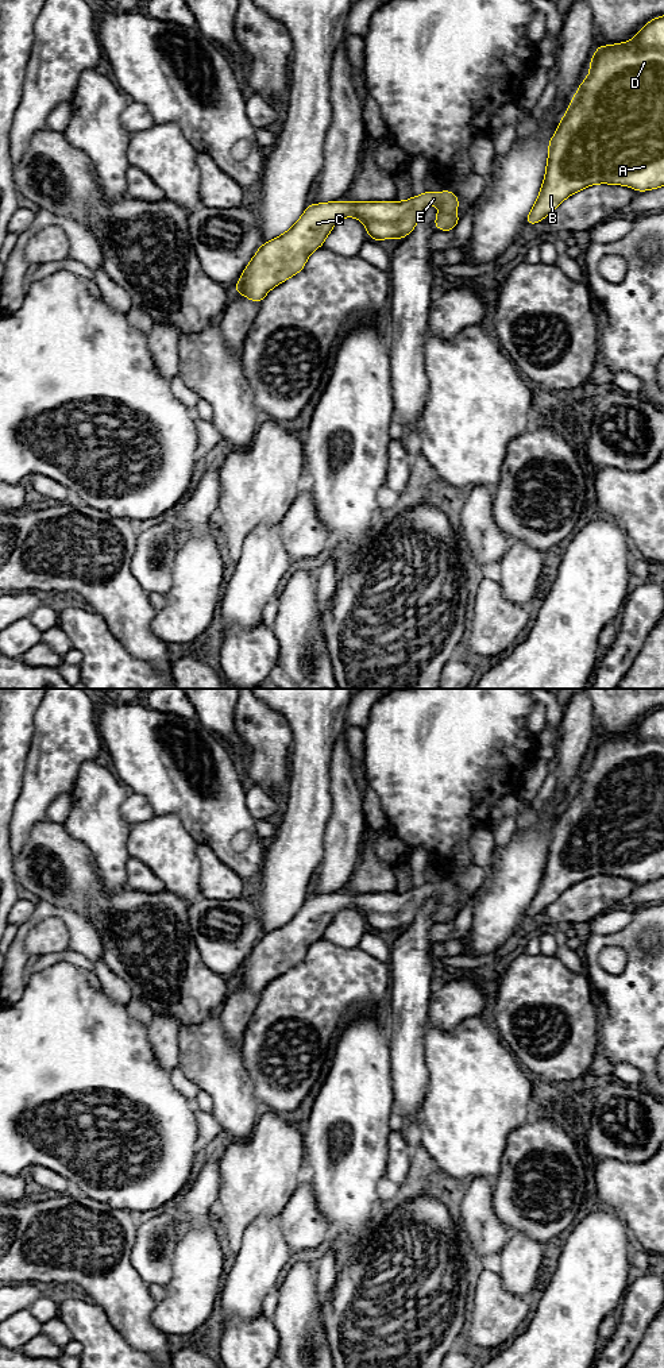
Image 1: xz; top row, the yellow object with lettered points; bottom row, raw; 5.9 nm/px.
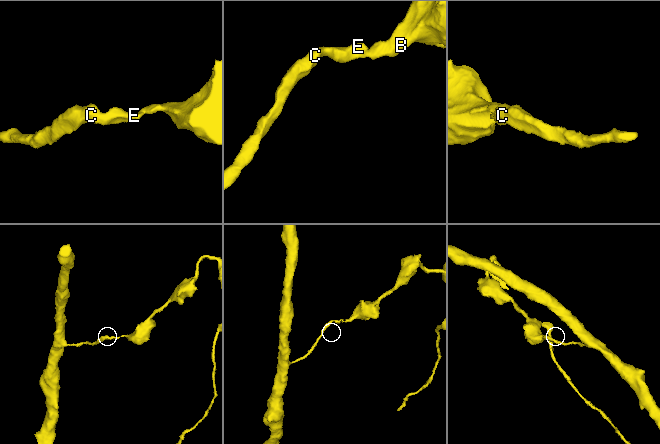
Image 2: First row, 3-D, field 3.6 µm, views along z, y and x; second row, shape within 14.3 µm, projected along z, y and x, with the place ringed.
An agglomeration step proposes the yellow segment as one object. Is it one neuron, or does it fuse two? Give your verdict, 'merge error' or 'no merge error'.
no merge error

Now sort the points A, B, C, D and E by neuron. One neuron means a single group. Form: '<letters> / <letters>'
A B C D E

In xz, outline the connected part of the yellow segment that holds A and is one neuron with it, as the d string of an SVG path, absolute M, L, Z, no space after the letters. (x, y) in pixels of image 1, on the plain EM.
M664 708L652 710L628 733L598 737L588 767L549 832L545 868L526 916L544 912L568 887L598 875L625 876L638 883L664 878Z

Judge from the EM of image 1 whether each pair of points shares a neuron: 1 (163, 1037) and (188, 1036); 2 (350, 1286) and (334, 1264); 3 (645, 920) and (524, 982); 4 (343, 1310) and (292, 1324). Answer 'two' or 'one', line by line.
1: two
2: two
3: two
4: two

